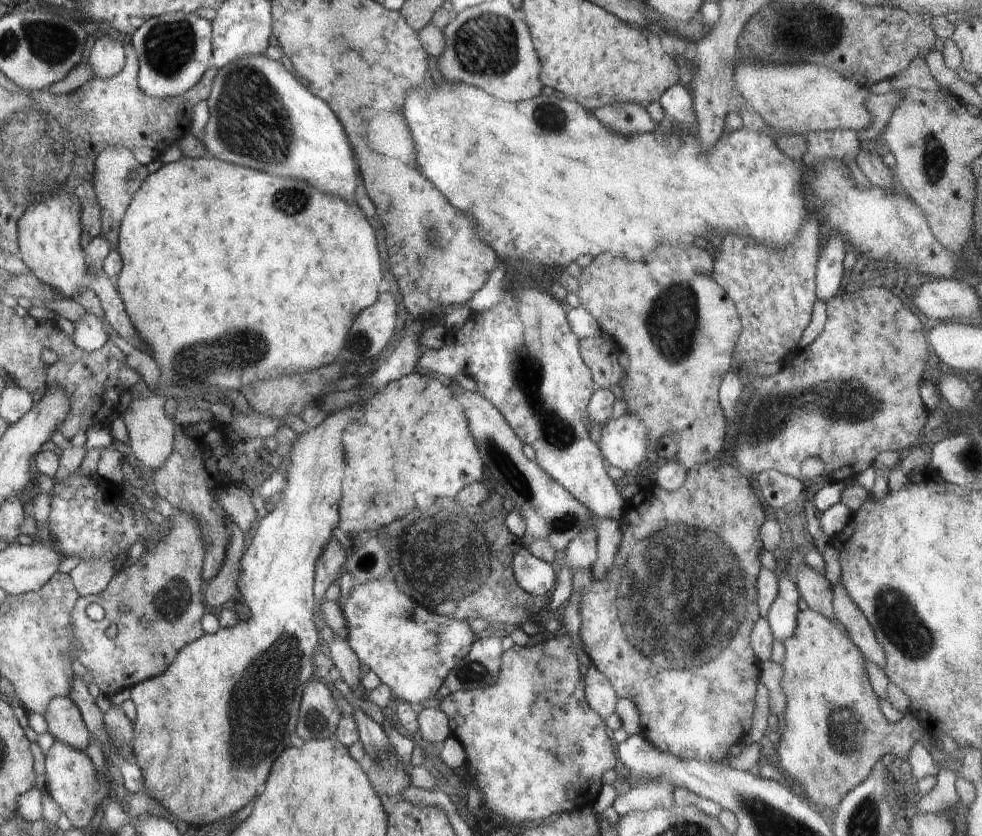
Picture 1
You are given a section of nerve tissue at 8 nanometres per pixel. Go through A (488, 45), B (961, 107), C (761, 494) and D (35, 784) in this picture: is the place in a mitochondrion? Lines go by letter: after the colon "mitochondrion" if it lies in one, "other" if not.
A: mitochondrion
B: other
C: other
D: other

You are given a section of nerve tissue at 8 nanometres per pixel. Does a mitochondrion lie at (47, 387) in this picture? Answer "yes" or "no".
no

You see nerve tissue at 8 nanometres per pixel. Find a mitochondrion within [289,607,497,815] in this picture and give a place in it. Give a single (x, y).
(473, 672)

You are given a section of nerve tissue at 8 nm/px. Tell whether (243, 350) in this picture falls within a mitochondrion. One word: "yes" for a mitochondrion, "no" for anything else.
yes

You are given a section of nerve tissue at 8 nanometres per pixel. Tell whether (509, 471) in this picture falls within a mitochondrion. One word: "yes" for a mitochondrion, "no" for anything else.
yes

